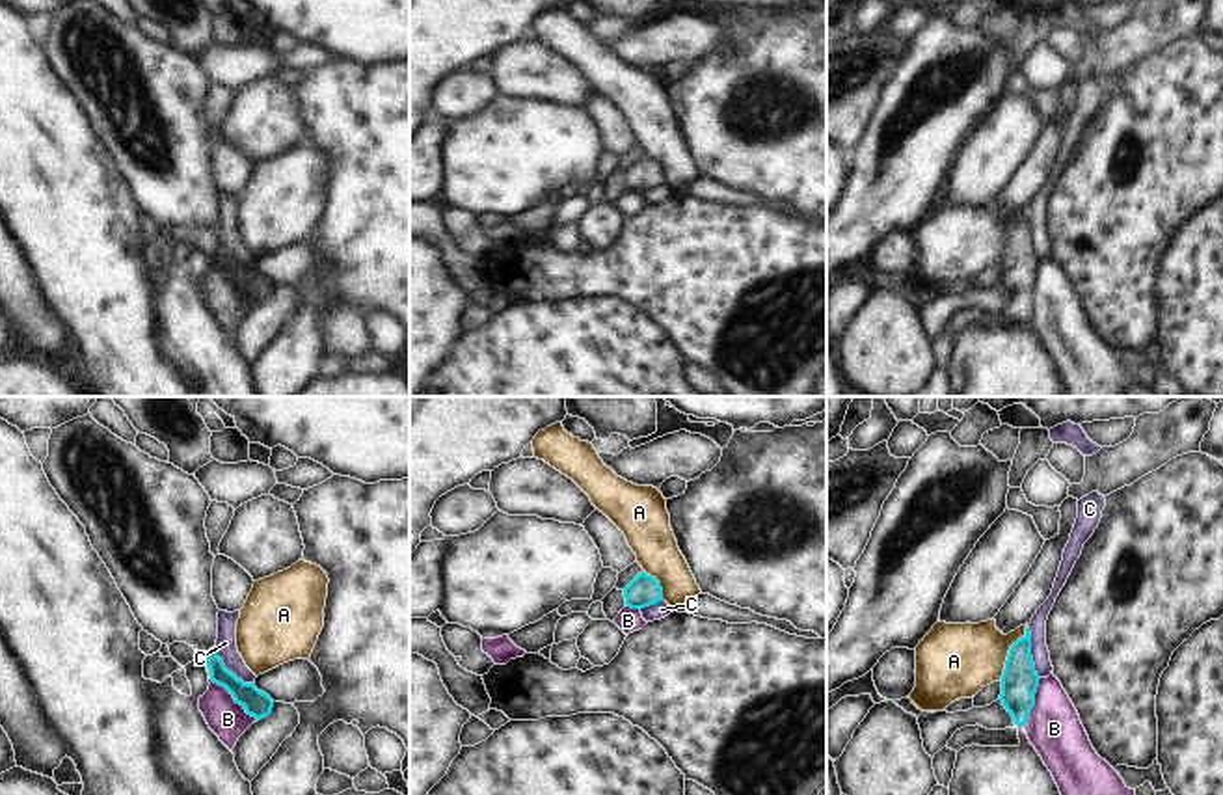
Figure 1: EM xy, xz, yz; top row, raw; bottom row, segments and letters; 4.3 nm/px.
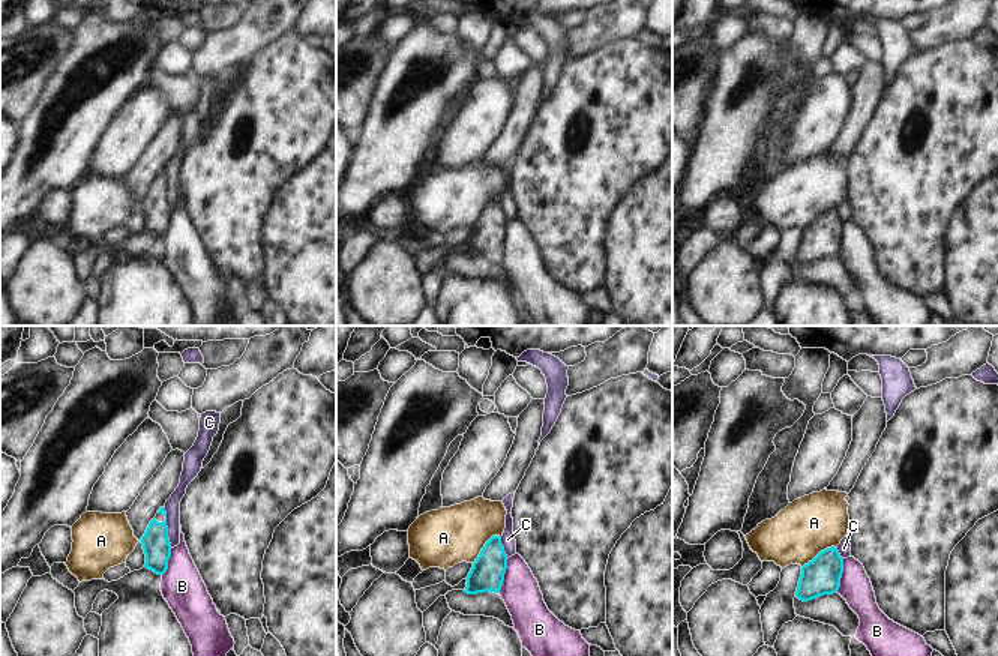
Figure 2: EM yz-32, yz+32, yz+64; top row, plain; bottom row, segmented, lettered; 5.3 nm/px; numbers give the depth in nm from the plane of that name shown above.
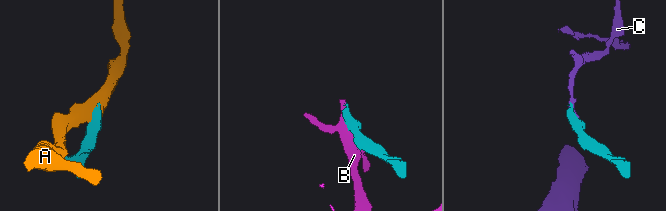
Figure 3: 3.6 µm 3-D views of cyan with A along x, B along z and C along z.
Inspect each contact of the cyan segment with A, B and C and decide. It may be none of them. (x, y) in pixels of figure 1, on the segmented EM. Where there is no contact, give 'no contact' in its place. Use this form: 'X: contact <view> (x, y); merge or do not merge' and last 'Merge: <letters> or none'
A: contact yz (1009, 652); do not merge
B: contact xy (224, 686); do not merge
C: contact yz (1030, 652); do not merge
Merge: none

